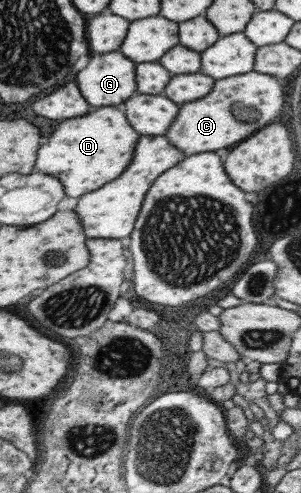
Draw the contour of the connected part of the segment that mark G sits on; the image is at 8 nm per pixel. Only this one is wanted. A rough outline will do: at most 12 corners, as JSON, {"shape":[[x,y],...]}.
{"shape":[[90,54],[77,88],[90,108],[135,95],[135,63]]}

